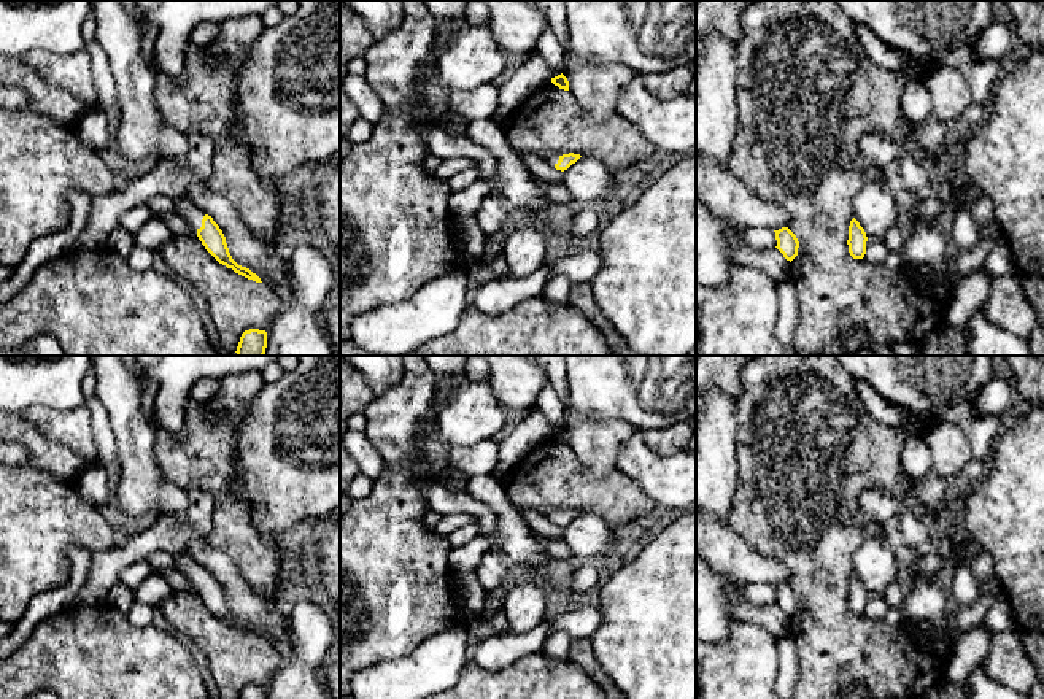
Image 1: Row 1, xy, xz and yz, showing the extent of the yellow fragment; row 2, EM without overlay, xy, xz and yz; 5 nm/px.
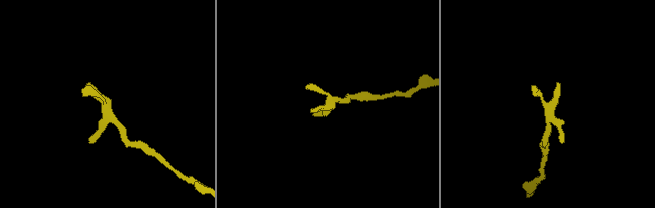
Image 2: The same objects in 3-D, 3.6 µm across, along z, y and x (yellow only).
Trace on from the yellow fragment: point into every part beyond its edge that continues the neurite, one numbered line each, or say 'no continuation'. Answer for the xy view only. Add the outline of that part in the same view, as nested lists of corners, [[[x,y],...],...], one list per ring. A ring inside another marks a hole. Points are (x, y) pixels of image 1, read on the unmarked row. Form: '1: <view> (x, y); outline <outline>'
1: xy (189, 567); outline [[[184,551],[175,553],[173,556],[178,562],[180,572],[183,572],[192,583],[200,585],[205,570]]]

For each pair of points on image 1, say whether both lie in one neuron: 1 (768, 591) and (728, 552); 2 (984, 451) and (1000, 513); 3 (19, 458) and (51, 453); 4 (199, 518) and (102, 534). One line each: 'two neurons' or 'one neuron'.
1: two neurons
2: two neurons
3: two neurons
4: two neurons

